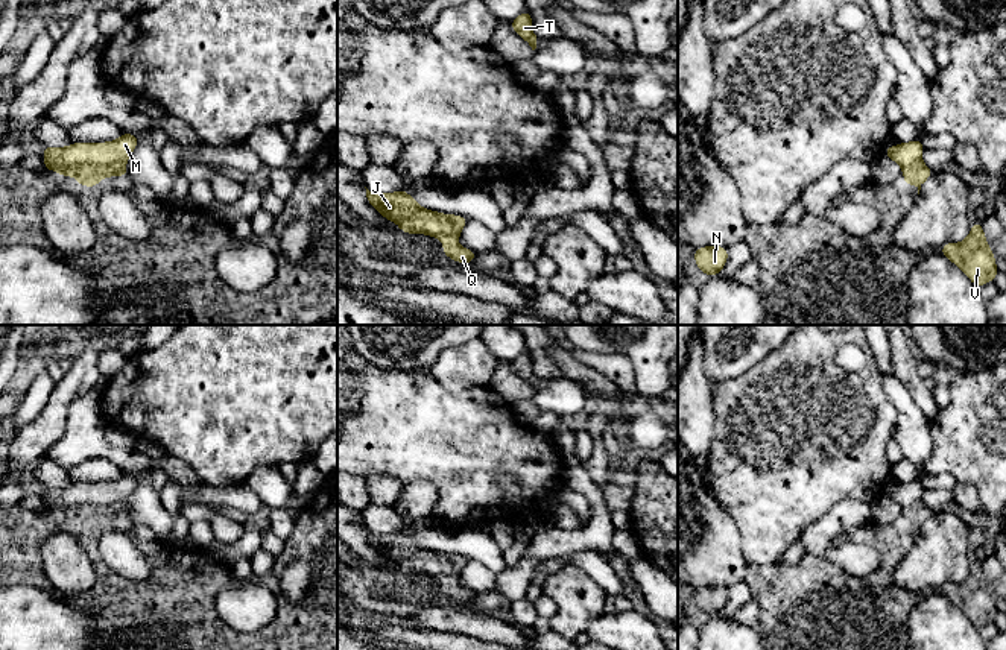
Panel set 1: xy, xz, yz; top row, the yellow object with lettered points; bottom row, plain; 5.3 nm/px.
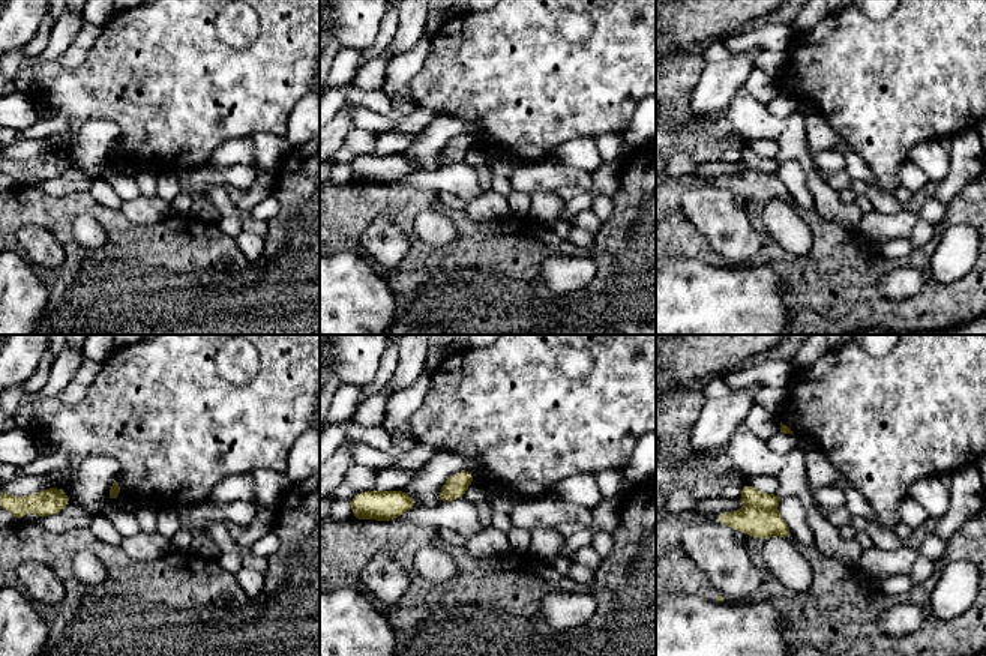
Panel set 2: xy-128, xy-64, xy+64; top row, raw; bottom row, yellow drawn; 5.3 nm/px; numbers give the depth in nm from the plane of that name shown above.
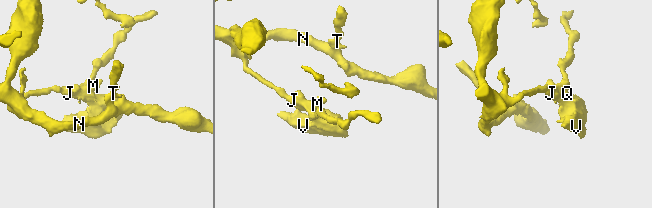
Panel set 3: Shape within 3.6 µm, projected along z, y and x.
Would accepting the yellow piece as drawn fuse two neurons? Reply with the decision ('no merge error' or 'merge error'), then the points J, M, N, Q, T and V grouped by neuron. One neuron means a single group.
merge error; groups J M N T / Q V

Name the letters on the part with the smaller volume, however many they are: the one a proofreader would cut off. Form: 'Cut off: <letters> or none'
Cut off: Q, V

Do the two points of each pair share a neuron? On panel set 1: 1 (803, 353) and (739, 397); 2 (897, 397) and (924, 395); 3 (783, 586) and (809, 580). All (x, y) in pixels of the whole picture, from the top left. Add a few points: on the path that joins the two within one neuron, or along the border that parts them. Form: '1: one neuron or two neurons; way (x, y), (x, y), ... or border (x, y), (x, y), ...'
1: one neuron; way (787, 368), (759, 397), (754, 397)
2: two neurons; border (892, 374), (907, 389), (929, 422)
3: one neuron; way (789, 586), (803, 586)

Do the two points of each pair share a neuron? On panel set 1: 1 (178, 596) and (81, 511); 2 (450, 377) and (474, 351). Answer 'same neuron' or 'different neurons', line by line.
1: same neuron
2: same neuron

